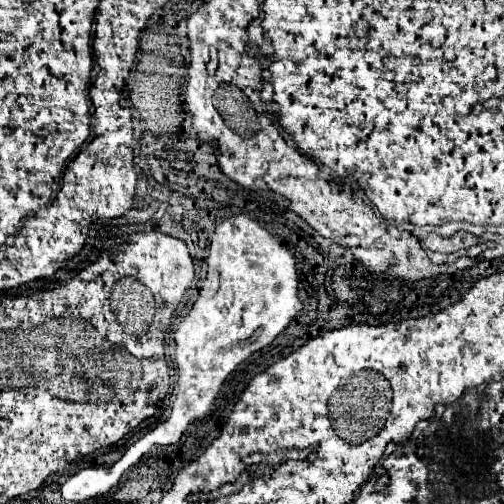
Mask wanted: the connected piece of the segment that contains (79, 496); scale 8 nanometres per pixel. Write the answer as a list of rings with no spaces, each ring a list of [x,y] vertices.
[[[97,465],[95,469],[83,469],[61,485],[61,495],[67,501],[85,501],[97,495],[105,495],[121,481],[125,471],[127,469],[115,471],[115,465]]]

